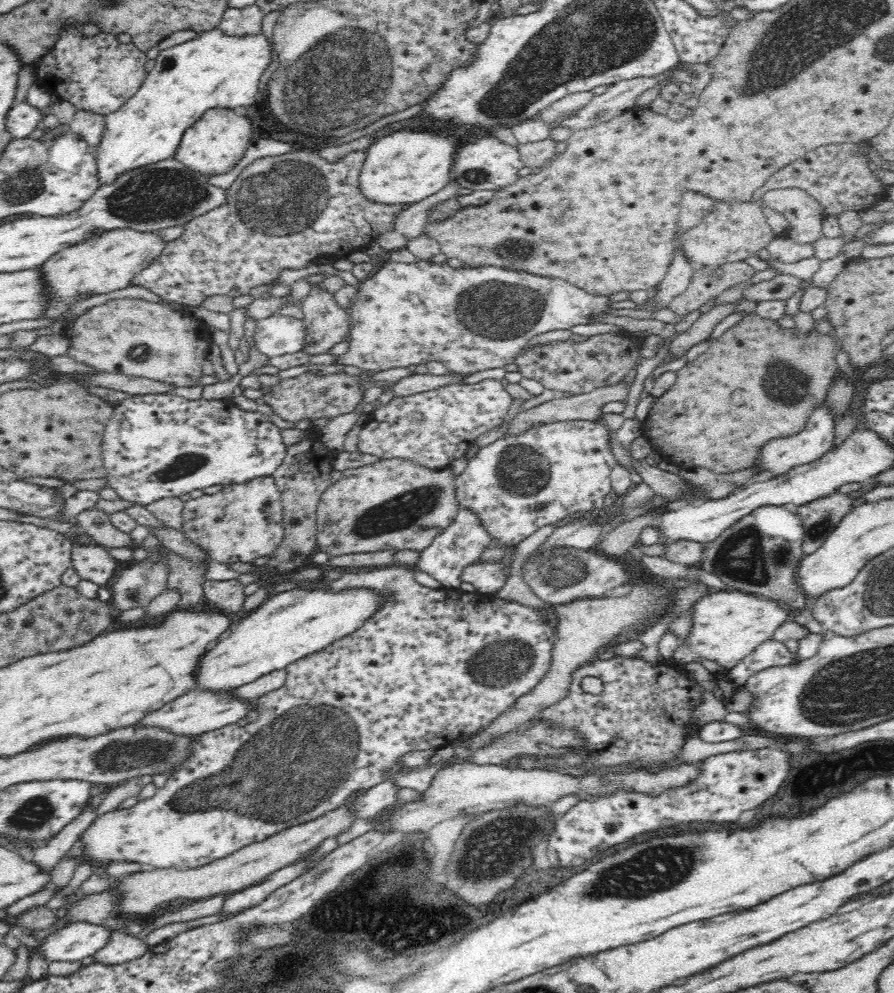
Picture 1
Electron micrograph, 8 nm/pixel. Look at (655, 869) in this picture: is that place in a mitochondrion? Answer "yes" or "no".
yes

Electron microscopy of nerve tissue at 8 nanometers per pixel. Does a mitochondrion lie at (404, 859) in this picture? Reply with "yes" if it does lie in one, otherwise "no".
no

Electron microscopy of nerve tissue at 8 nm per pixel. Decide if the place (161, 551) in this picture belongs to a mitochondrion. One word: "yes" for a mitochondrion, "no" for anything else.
no

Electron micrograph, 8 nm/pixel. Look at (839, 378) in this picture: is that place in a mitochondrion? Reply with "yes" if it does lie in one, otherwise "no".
no

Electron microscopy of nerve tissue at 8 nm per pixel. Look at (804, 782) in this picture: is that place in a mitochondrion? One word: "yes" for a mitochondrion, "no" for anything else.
no

